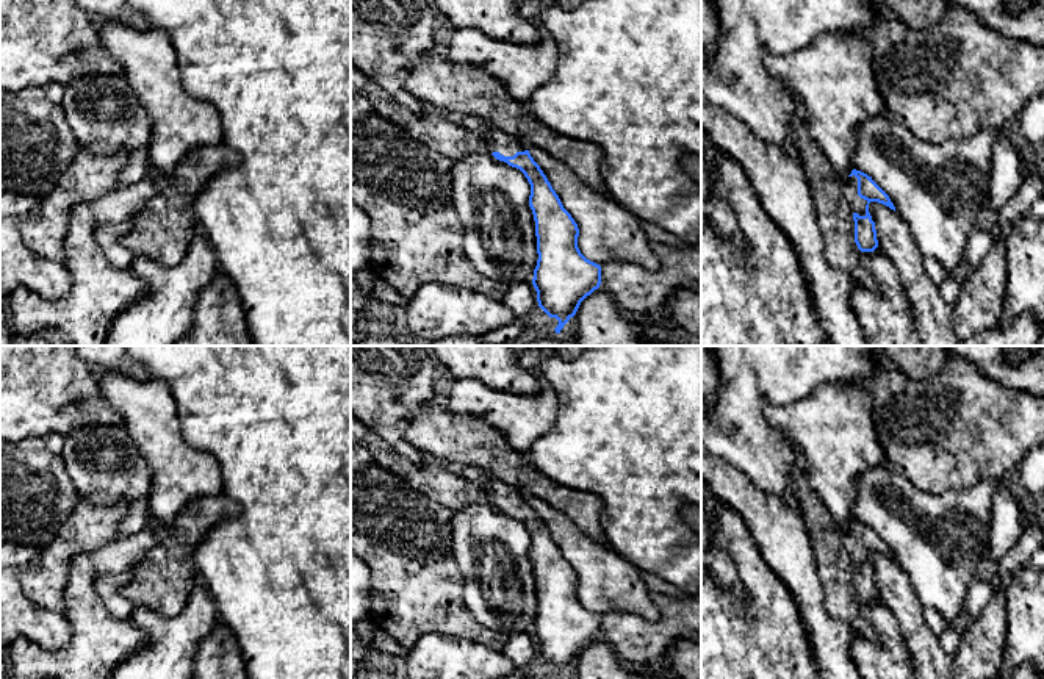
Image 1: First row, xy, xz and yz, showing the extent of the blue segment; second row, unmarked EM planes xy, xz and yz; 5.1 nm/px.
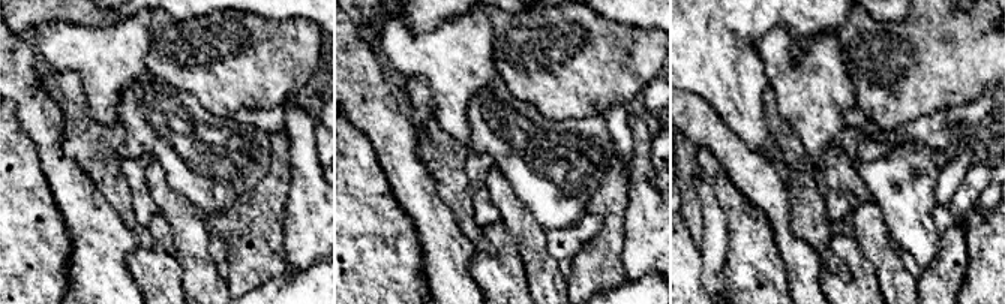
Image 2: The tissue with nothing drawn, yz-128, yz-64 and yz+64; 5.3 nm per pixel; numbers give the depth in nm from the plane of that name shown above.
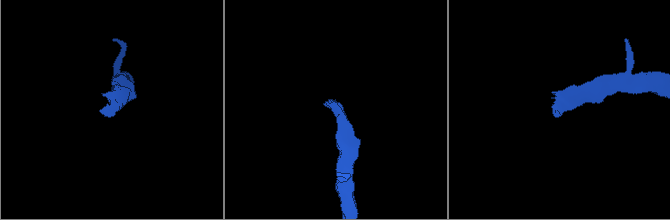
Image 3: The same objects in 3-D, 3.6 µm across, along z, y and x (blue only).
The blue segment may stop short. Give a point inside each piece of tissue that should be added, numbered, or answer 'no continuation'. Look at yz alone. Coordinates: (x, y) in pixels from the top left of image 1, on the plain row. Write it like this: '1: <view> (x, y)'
1: yz (850, 535)

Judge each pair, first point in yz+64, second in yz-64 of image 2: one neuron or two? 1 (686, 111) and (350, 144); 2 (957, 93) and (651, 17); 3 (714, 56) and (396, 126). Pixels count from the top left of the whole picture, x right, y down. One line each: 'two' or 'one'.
1: two
2: two
3: two

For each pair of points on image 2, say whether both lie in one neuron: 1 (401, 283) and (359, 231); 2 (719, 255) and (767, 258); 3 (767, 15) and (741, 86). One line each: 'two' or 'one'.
1: one
2: two
3: one

